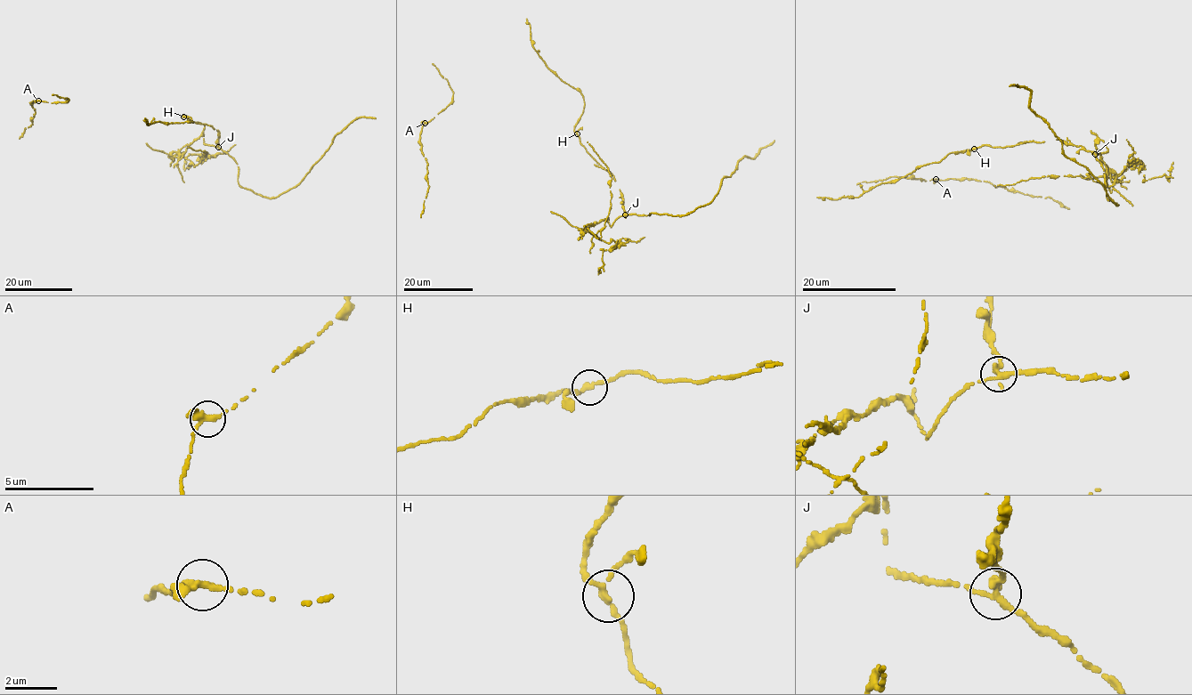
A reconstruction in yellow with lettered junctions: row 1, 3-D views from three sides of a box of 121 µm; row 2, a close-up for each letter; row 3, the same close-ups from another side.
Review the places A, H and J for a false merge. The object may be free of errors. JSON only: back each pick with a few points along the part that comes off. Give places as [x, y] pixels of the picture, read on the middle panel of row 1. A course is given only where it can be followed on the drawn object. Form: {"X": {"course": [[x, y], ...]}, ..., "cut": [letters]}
{"J": {"course": [[625, 214], [691, 213], [712, 200], [722, 179], [731, 175], [737, 162], [745, 156], [753, 158], [774, 140]]}, "cut": ["J"]}

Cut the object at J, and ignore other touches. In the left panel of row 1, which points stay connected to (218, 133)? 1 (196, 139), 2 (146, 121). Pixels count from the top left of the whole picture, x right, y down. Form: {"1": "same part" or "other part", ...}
{"1": "other part", "2": "same part"}

